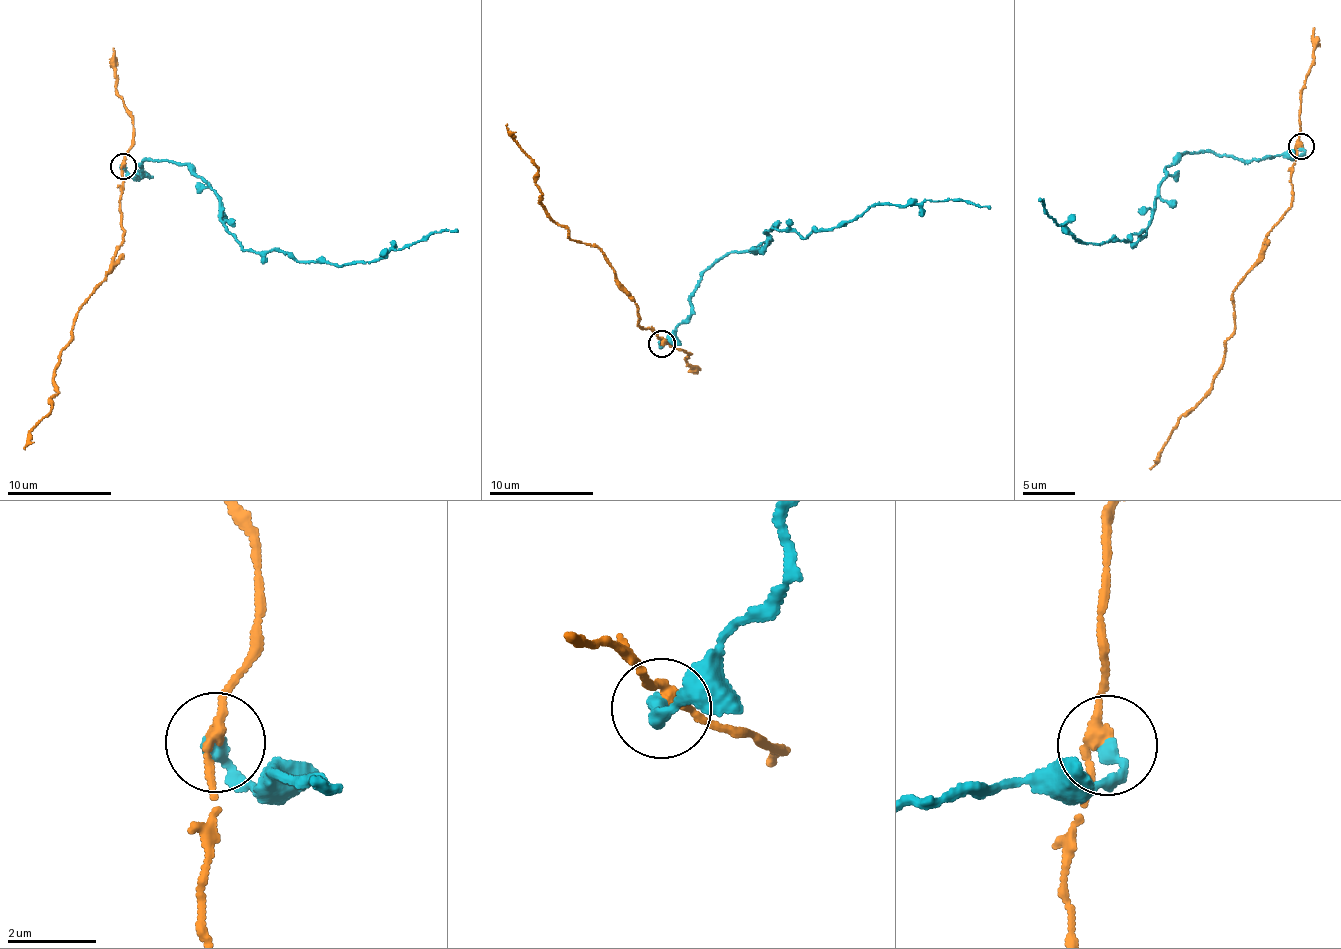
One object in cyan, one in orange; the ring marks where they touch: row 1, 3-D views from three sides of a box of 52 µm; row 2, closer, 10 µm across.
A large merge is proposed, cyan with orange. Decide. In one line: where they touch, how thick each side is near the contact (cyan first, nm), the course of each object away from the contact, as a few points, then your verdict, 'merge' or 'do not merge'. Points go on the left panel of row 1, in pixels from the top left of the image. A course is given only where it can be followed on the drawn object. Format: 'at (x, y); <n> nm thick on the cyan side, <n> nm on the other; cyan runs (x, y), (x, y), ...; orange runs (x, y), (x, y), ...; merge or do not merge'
at (123, 166); 320 nm thick on the cyan side, 240 nm on the other; cyan runs (122, 165), (149, 177), (140, 166), (150, 160), (186, 164), (243, 246), (298, 262), (384, 258), (457, 232); orange runs (122, 165), (120, 197), (124, 233), (110, 269), (87, 296), (70, 342), (60, 352), (50, 409), (23, 449); do not merge

